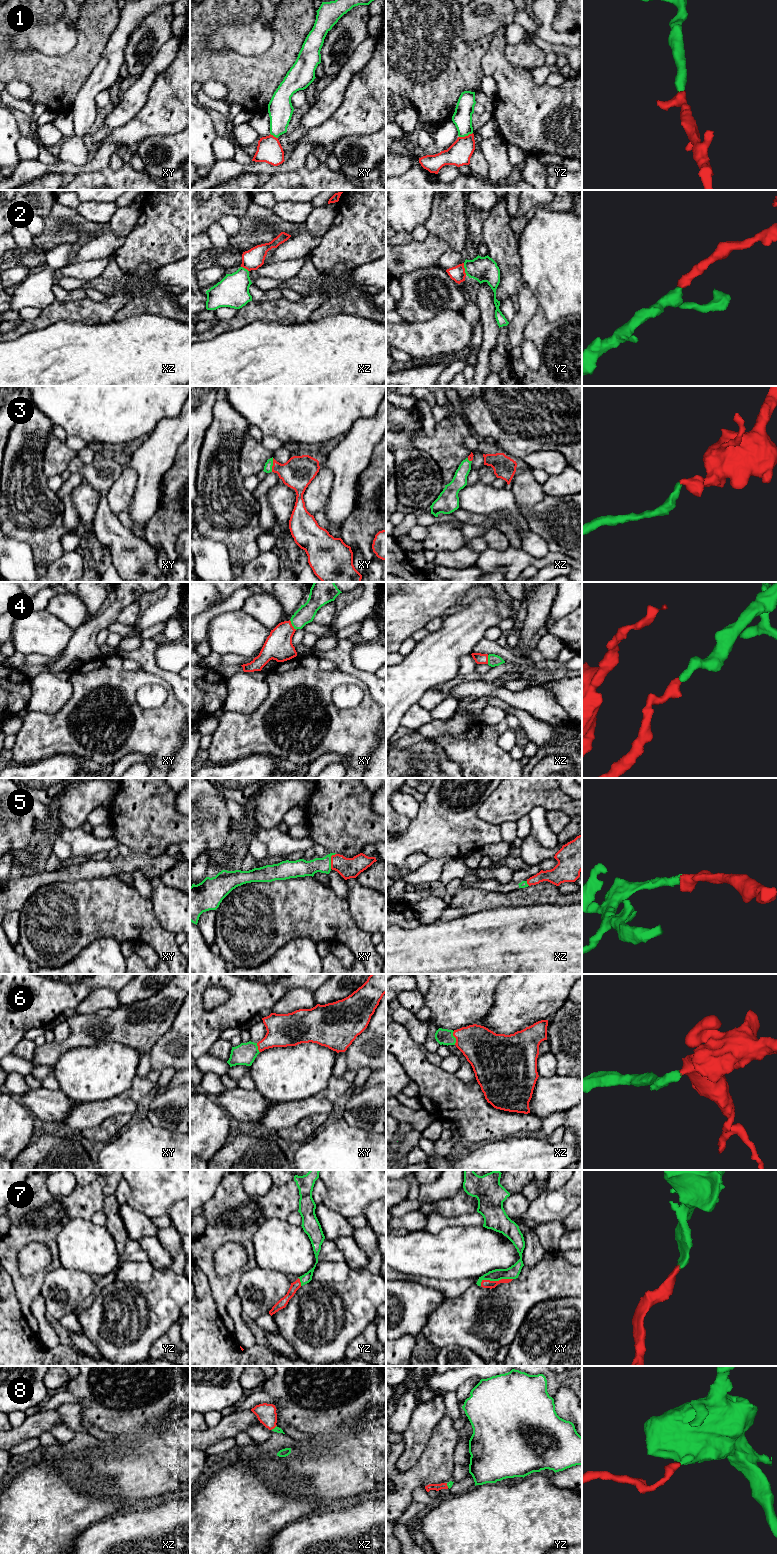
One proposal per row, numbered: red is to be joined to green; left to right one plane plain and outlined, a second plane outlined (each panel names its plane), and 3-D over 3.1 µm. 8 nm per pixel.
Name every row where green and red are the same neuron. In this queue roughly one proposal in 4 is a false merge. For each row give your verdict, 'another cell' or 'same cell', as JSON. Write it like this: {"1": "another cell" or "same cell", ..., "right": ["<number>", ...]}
{"1": "same cell", "2": "same cell", "3": "same cell", "4": "same cell", "5": "same cell", "6": "same cell", "7": "same cell", "8": "same cell", "right": ["1", "2", "3", "4", "5", "6", "7", "8"]}

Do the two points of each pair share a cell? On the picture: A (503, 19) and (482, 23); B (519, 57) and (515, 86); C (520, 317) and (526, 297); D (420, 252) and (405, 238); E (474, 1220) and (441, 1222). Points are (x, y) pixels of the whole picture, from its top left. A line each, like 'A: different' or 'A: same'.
A: same
B: different
C: same
D: different
E: same

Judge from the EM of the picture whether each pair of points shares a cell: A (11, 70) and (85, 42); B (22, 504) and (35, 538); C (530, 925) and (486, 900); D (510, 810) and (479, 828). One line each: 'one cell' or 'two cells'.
A: one cell
B: one cell
C: two cells
D: two cells

